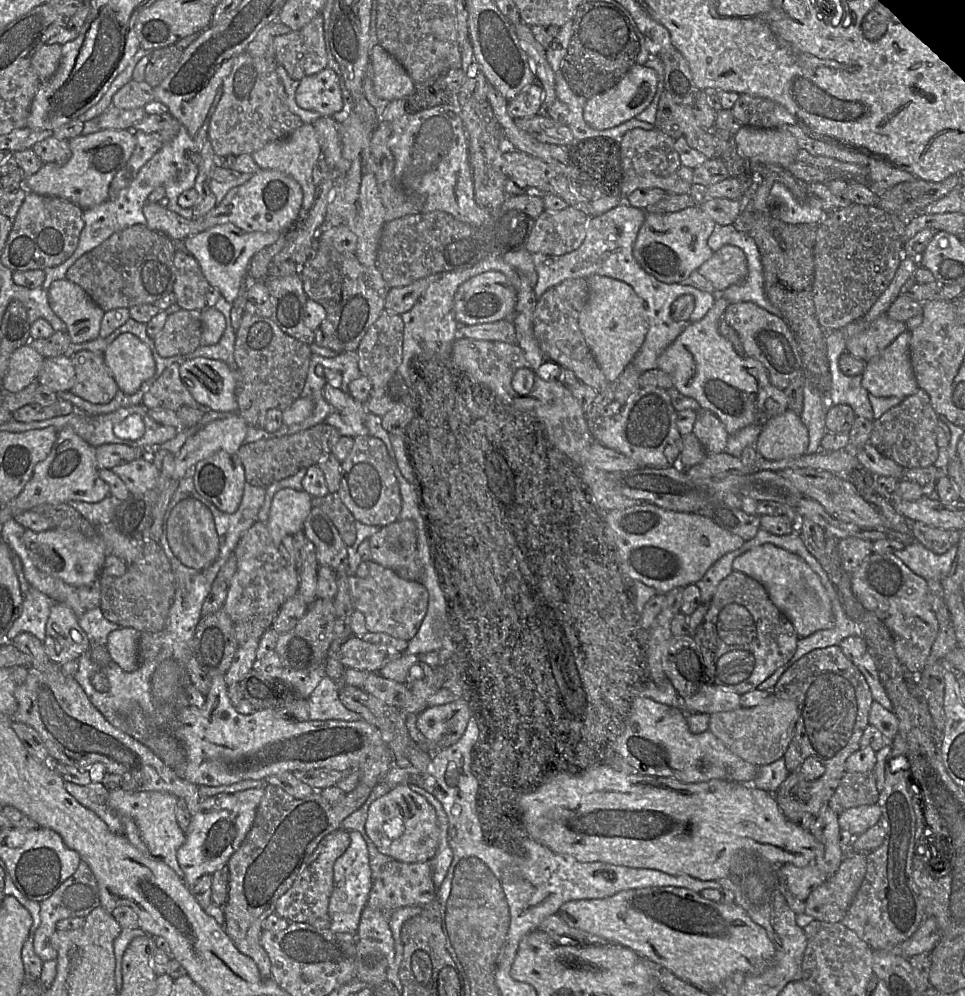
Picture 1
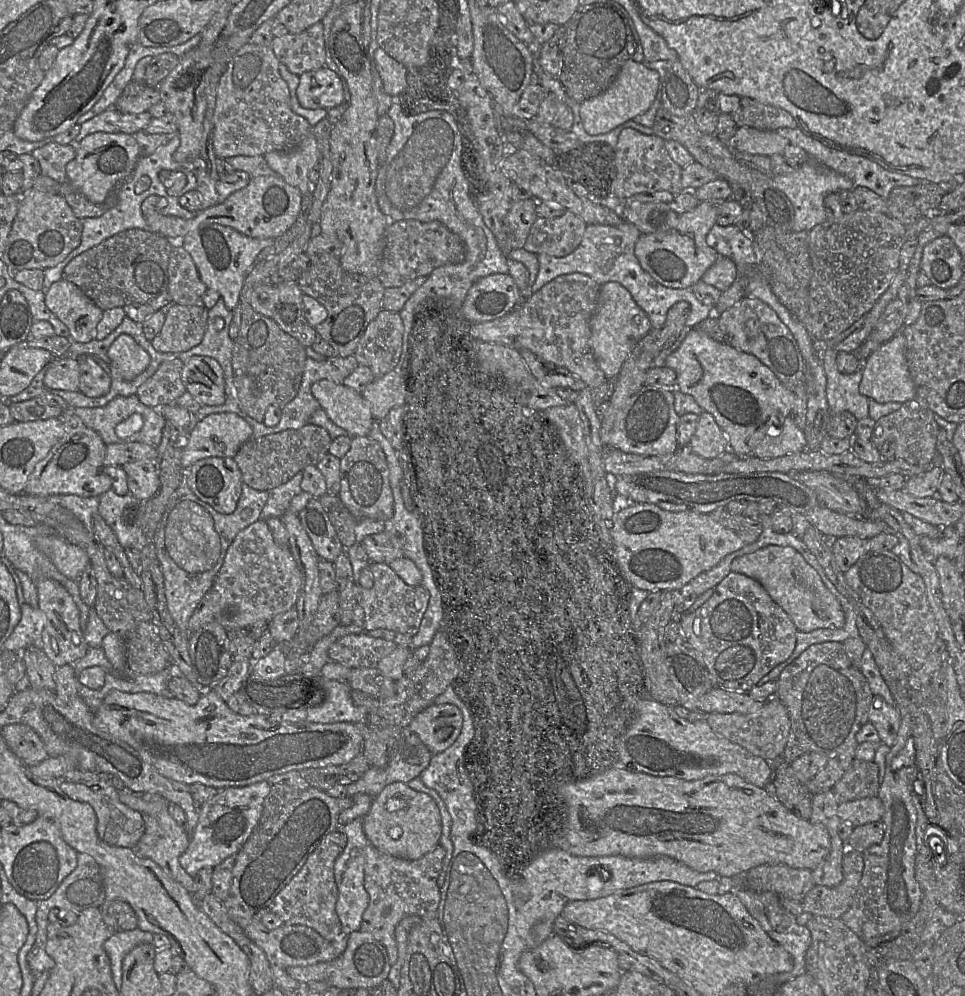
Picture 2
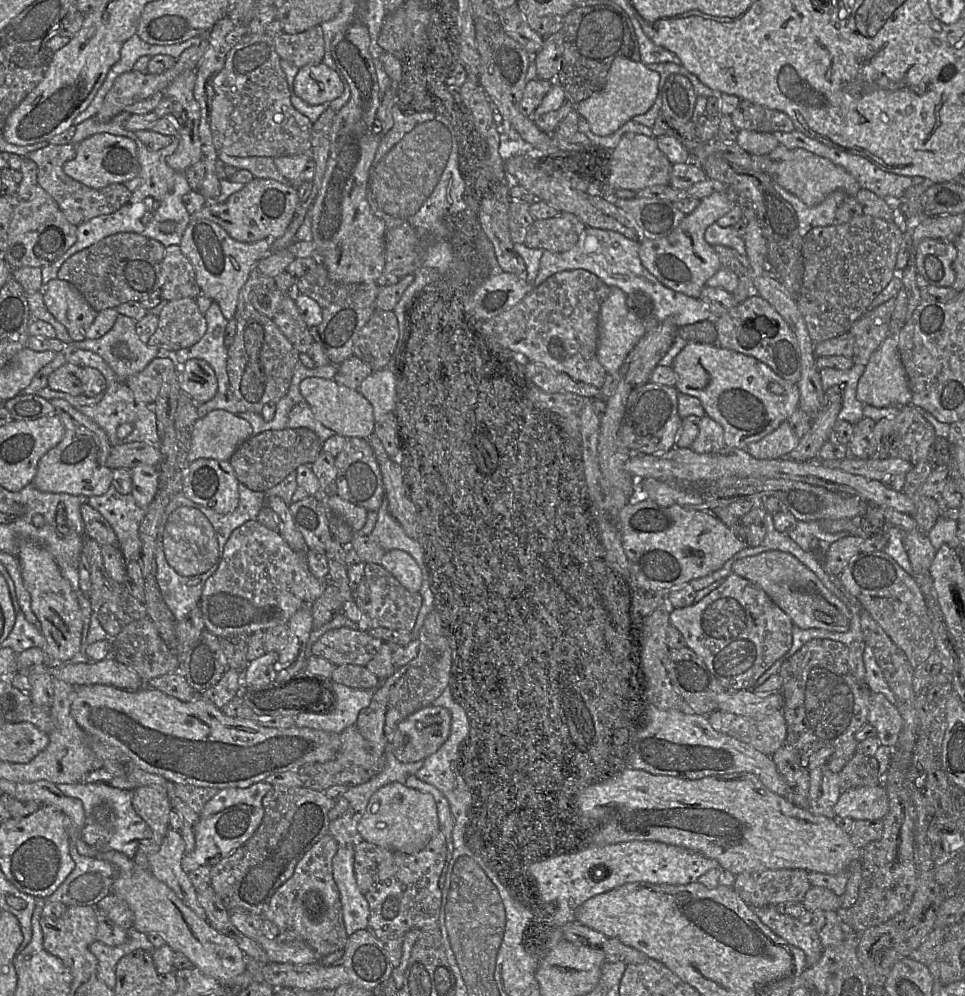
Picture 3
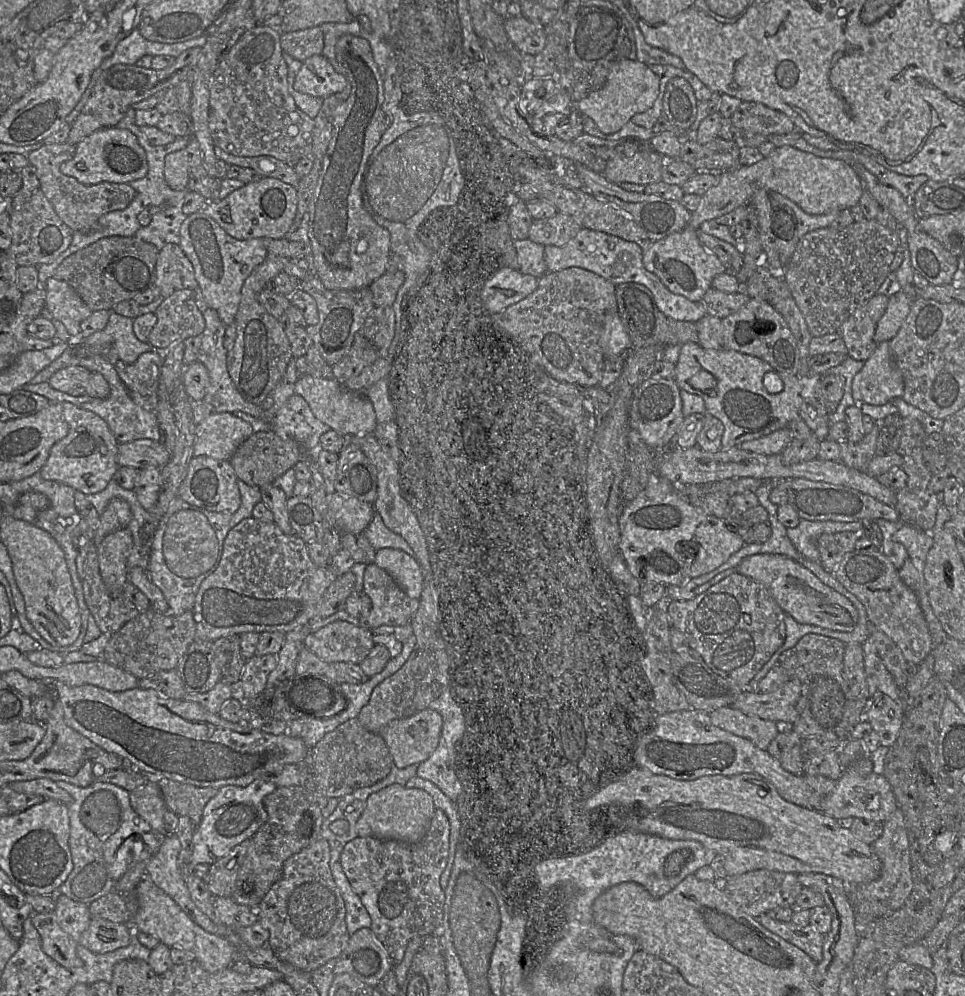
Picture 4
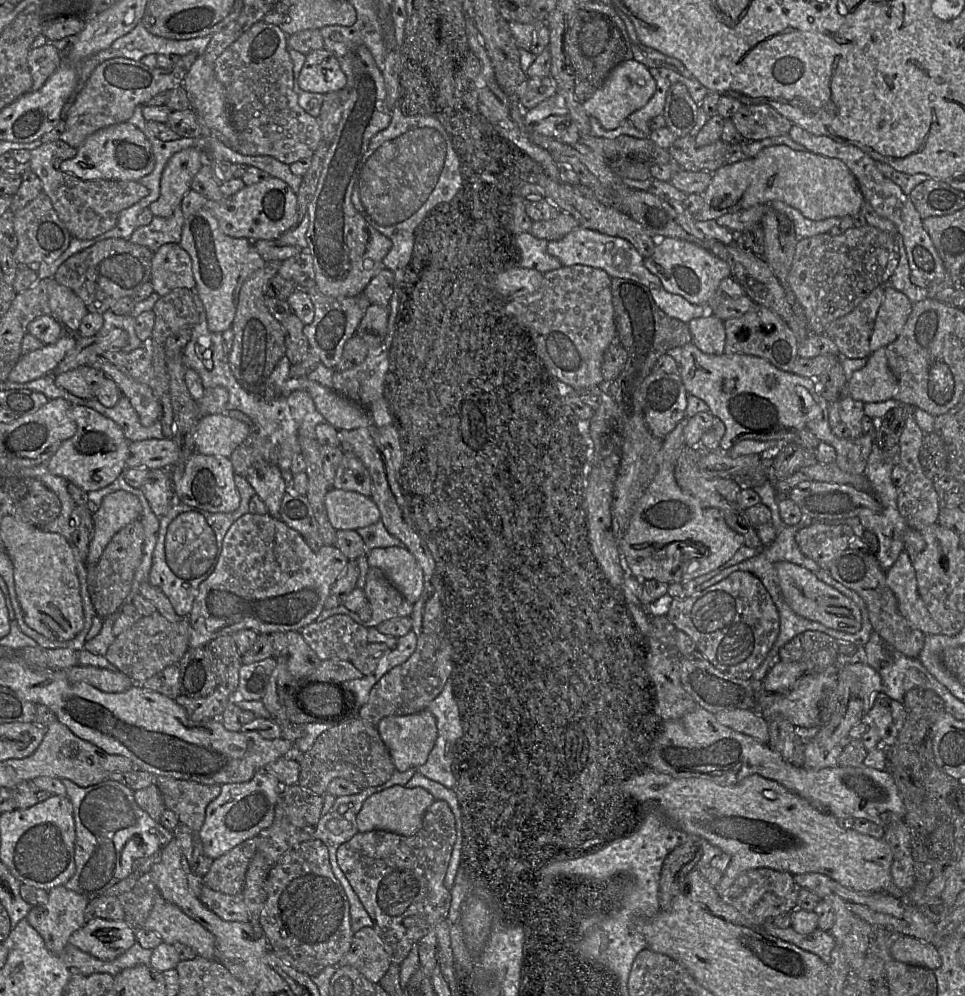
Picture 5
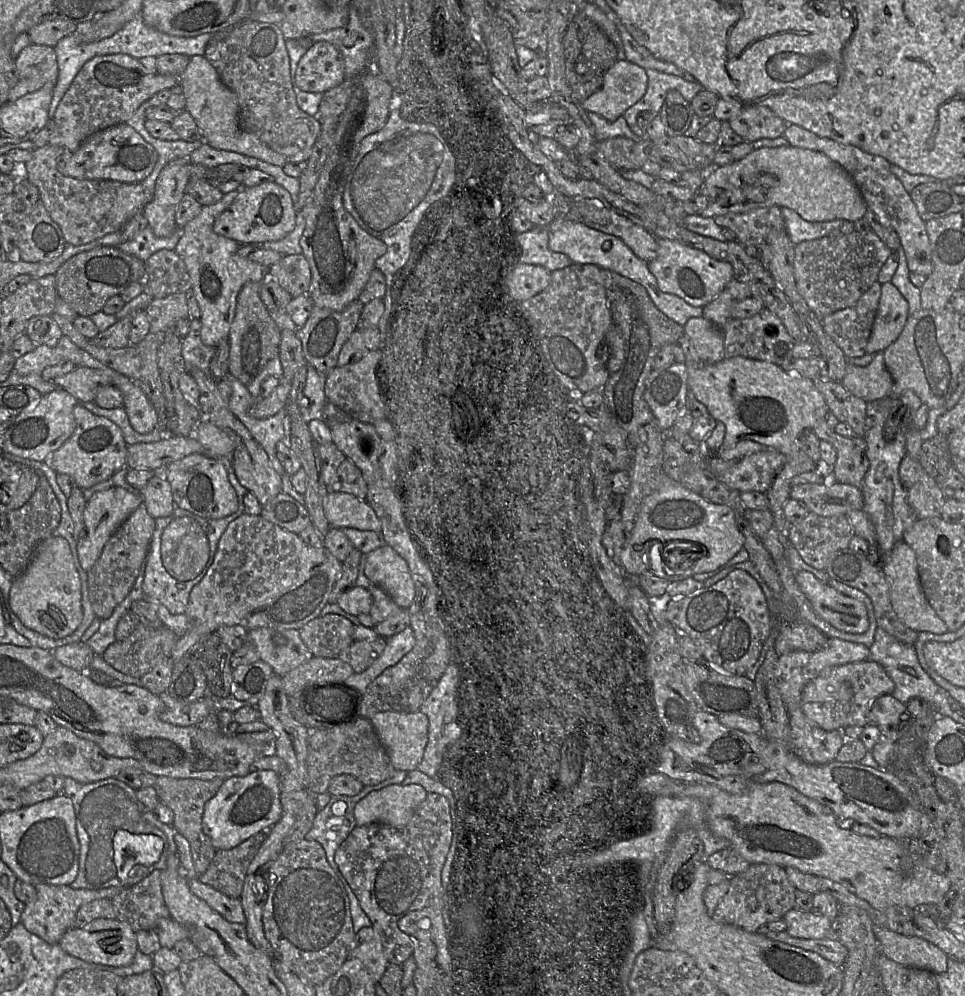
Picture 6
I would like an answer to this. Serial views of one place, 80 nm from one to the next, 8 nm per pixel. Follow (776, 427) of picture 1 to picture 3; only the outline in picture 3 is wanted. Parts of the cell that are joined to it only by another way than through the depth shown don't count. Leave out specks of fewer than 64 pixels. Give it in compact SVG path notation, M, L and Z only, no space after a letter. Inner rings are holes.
M786 420L773 432L750 443L746 450L757 459L788 458L790 452L799 444L799 440L800 438L794 433L788 420Z

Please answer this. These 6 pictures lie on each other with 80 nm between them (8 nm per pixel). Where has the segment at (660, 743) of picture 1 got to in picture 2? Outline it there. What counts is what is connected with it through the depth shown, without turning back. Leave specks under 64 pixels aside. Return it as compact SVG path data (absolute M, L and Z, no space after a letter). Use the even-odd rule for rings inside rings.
M643 696L636 705L631 724L619 740L617 766L634 772L683 780L736 774L774 795L774 770L767 760L718 735L706 720L688 720L684 717L684 709Z

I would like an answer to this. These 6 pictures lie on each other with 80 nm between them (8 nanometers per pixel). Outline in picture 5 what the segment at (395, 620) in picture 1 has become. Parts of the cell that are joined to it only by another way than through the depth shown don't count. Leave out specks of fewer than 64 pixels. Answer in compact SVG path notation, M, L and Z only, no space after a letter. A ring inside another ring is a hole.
M369 567L364 593L372 610L370 620L362 622L365 628L377 627L386 620L407 617L412 613L413 604L403 597L378 568Z

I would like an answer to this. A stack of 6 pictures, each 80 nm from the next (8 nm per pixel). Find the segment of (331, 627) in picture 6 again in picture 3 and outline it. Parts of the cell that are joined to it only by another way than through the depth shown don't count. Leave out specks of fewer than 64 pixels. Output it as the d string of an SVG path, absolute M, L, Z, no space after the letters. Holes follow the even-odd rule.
M341 627L323 634L312 646L312 654L329 660L336 666L366 666L383 643L383 640L366 631Z

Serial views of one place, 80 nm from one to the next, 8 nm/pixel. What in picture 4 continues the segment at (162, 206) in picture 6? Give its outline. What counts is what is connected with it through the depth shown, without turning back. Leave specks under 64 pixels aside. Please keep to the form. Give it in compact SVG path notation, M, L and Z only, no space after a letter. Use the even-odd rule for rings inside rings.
M190 137L188 145L170 153L165 158L165 180L172 190L187 189L191 168L202 164L202 152L199 142Z

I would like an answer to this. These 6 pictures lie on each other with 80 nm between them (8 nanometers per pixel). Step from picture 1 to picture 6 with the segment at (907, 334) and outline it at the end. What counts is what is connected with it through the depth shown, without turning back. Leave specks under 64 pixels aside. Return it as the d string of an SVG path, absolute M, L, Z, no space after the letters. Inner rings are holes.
M878 352L873 361L865 367L853 365L848 360L841 383L866 402L889 396L893 379L885 366L884 353Z

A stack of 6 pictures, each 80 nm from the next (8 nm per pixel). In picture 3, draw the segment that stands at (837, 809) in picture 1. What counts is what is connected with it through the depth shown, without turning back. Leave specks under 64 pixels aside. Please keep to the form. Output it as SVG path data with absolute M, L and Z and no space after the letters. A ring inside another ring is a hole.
M857 751L839 772L841 792L862 786L876 786L879 780L879 765L875 757Z

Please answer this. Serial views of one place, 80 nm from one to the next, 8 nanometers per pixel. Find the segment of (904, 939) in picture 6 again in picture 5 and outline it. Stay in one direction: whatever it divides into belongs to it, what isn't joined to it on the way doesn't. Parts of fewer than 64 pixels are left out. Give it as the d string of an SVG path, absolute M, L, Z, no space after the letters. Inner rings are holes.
M900 936L895 940L891 946L891 955L898 962L924 967L932 971L942 964L935 945L909 936Z

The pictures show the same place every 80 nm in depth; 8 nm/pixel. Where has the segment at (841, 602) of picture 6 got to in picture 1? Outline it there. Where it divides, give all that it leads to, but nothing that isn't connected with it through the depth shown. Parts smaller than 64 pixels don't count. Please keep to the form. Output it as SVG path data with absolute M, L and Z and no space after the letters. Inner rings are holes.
M767 543L736 557L732 567L734 571L750 576L765 587L774 605L793 624L798 637L834 626L835 617L827 591L817 573L801 557Z

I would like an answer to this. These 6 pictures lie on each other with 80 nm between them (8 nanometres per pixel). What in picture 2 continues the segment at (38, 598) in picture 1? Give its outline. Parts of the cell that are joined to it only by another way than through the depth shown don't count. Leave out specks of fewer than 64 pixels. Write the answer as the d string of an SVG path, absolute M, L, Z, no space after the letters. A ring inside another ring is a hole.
M7 560L3 561L6 563L10 573L12 574L14 582L16 583L16 592L18 604L21 609L21 618L10 636L2 645L2 649L15 653L22 653L29 647L42 649L42 634L46 624L46 615L38 607L33 608L25 602L22 597L19 579L14 567Z

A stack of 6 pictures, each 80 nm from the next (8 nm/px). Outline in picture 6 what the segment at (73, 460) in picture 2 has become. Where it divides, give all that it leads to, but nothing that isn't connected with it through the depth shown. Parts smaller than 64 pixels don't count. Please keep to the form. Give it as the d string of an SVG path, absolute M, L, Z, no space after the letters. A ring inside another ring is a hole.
M77 404L73 415L75 430L72 436L50 455L48 463L57 474L71 476L76 485L85 490L108 480L126 467L129 445L126 444L118 425L106 417L92 413L84 405Z

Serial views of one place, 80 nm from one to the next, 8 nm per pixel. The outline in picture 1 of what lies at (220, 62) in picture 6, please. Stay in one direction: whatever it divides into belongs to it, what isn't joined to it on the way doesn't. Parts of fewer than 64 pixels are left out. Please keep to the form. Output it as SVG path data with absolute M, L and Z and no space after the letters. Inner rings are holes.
M247 52L238 56L230 75L222 84L223 94L208 127L208 139L215 155L226 158L228 155L253 154L270 142L288 137L303 125L300 117L287 106L287 95L277 74L278 65L277 61L266 61Z

